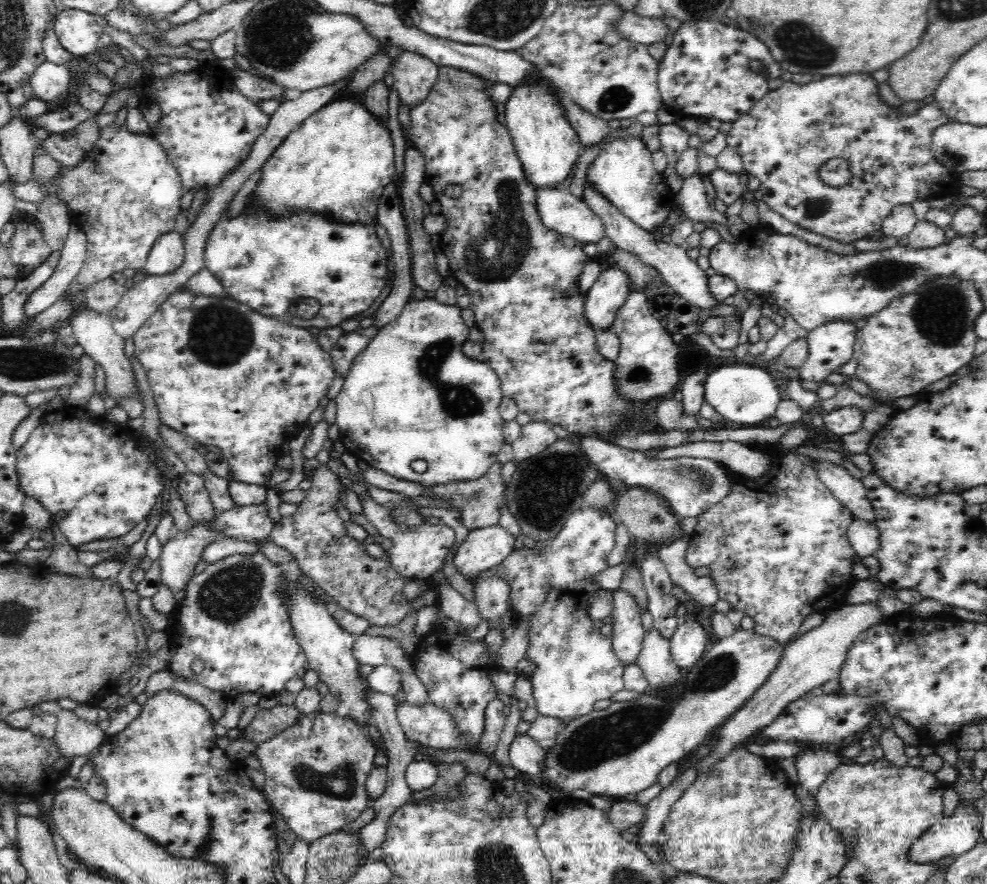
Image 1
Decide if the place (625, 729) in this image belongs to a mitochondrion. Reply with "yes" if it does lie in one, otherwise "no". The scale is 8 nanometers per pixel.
yes

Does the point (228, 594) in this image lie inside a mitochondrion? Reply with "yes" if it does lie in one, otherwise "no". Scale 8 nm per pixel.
yes

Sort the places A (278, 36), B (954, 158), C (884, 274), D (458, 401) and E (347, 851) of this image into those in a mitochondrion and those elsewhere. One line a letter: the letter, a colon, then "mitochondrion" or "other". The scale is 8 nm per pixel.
A: mitochondrion
B: mitochondrion
C: mitochondrion
D: mitochondrion
E: mitochondrion

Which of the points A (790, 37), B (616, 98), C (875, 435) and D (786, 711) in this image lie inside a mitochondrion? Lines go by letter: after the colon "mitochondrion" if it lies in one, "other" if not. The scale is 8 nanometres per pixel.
A: mitochondrion
B: mitochondrion
C: other
D: other

